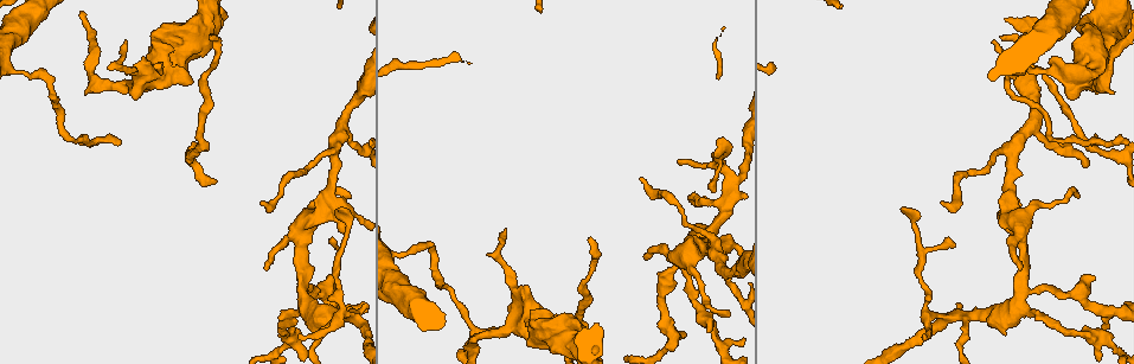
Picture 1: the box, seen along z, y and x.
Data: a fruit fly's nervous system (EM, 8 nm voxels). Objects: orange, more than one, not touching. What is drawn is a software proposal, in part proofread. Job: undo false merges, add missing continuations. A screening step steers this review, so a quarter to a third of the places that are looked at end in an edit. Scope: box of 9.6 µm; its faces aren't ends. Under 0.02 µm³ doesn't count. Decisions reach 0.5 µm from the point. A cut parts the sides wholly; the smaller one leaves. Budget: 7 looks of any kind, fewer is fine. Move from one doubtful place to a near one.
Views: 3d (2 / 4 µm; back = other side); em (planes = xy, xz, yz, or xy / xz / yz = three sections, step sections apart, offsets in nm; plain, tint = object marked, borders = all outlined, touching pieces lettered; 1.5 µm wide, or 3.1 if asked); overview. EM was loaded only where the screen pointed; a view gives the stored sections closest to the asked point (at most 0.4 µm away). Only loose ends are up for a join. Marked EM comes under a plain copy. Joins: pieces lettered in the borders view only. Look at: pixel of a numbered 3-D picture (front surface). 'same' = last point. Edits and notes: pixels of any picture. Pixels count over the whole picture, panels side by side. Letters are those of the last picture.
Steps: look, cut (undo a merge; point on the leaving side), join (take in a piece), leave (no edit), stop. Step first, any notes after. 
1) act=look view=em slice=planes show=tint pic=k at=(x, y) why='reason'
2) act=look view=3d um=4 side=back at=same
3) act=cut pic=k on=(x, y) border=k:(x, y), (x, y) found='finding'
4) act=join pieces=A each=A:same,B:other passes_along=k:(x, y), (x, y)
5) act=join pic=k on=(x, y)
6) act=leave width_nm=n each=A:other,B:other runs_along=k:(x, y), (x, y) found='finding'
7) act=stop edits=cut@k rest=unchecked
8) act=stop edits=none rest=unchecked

act=look view=3d um=2 pic=1 at=(212, 35) why='branch stops here'

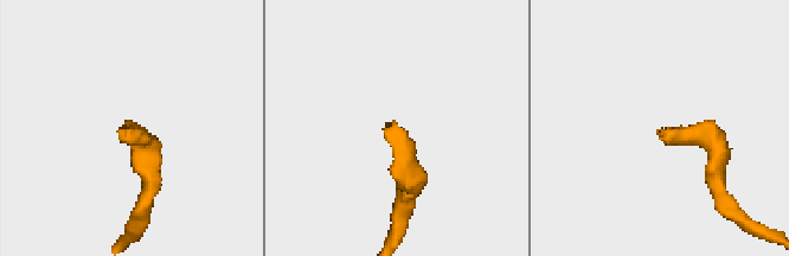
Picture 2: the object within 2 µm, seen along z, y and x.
act=look view=em slice=planes show=tint pic=2 at=(662, 128) why='now the EM'

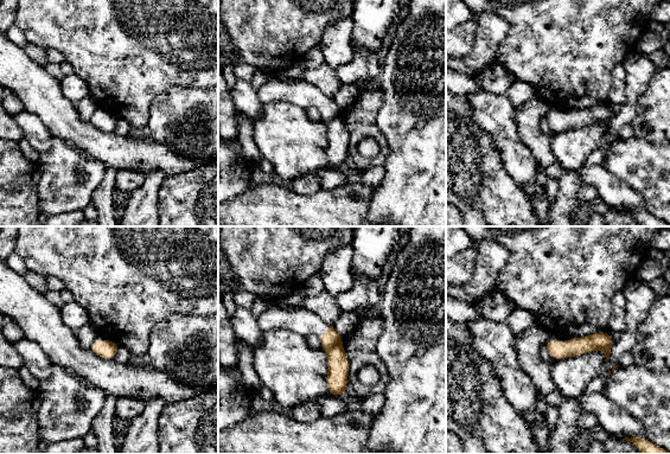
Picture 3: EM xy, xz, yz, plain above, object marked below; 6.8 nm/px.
act=look view=em slice=planes show=borders at=same

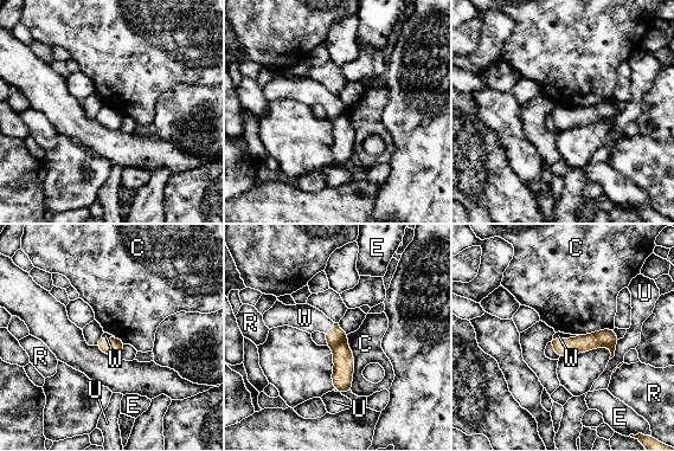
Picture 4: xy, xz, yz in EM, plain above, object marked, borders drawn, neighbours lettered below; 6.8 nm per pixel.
act=join pieces=W each=C:other,E:other,R:other,U:other,W:same passes_along=4:(563, 347), (565, 339), (558, 335) found='it goes on there'

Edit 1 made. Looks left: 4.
act=look view=em slice=planes show=borders pic=1 at=(159, 40) why='thick turns thin'

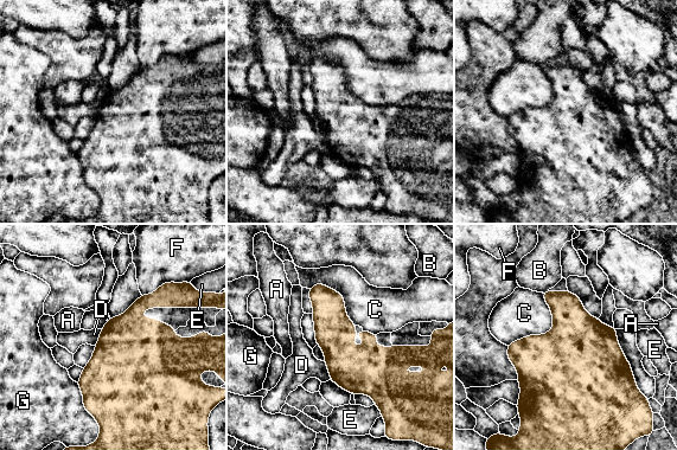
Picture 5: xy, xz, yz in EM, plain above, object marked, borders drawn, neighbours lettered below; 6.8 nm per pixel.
act=leave each=A:other,B:other,C:other,D:other,E:other,F:other,G:other border=5:(542, 293), (553, 327), (508, 346) found='all the same neuron'

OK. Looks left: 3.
act=look view=3d um=2 side=back pic=1 at=(674, 341) why='sharp bend'

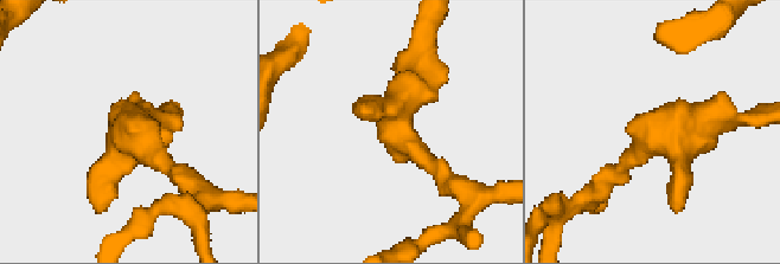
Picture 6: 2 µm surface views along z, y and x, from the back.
act=look view=em slice=xy step=4 show=tint pic=6 at=(392, 127)

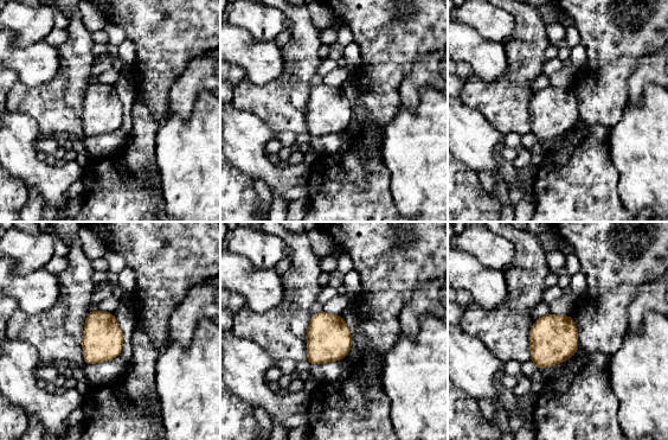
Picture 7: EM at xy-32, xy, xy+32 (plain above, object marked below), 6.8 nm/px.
act=look view=em slice=xz step=8 show=borders at=same why='another direction'

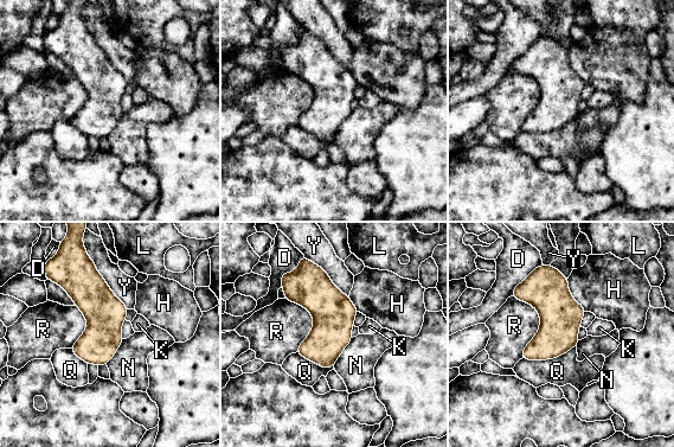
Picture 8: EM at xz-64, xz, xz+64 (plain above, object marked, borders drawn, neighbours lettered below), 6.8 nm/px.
act=leave each=D:other,H:other,K:other,L:other,N:other,Q:other,R:other,Y:other border=8:(353, 337), (333, 365) found='continuous, no second neuron'

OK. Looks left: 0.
act=stop edits=join@4 rest=unchecked

